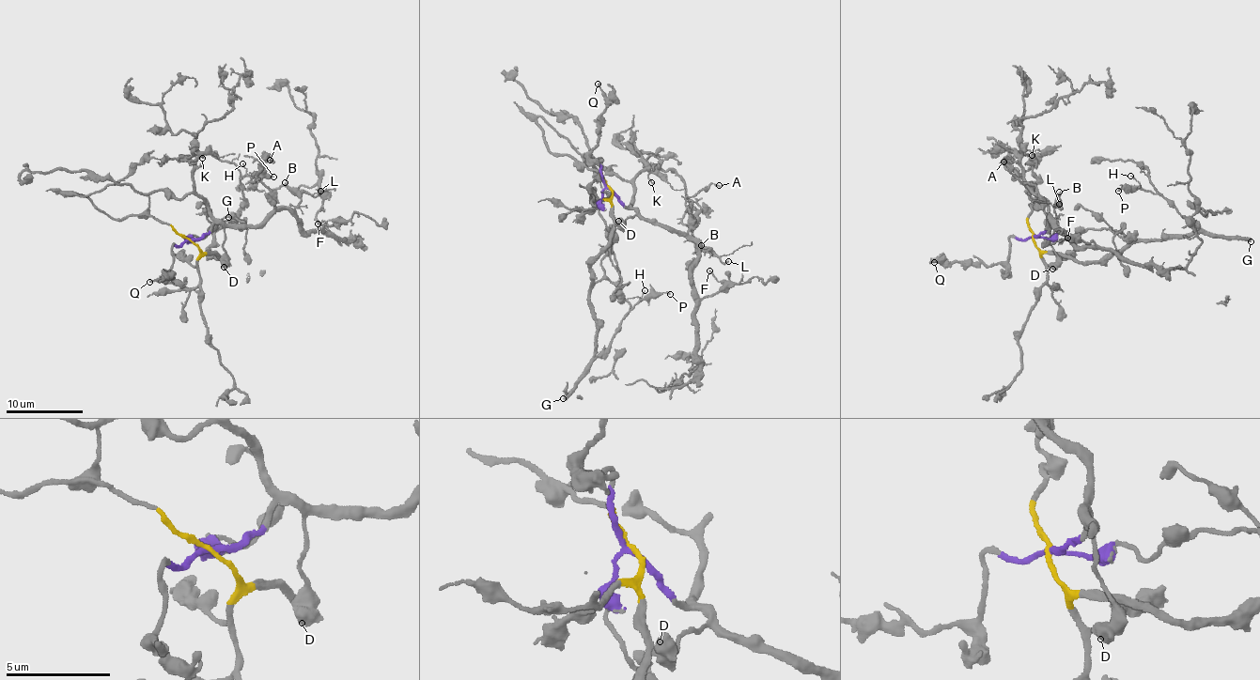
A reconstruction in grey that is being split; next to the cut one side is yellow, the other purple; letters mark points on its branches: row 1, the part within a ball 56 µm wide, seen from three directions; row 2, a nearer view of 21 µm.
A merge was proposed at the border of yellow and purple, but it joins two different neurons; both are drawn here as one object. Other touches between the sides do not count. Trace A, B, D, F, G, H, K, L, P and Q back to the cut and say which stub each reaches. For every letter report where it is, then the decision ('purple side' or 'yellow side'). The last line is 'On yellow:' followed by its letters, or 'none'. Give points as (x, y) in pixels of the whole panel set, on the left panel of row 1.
A: place (270, 160); purple side
B: place (285, 182); purple side
D: place (224, 267); purple side
F: place (318, 224); purple side
G: place (228, 217); yellow side
H: place (242, 163); yellow side
K: place (202, 158); purple side
L: place (320, 191); purple side
P: place (273, 177); yellow side
Q: place (149, 282); purple side
On yellow: G, H, P

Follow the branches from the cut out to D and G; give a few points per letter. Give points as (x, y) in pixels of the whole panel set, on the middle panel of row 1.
D: (607, 187), (617, 200), (637, 211), (624, 224), (619, 225), (619, 222)
G: (607, 187), (613, 202), (614, 233), (591, 266), (590, 288), (596, 347), (589, 373), (563, 399)

